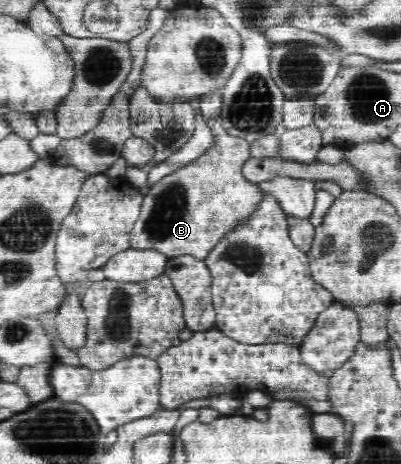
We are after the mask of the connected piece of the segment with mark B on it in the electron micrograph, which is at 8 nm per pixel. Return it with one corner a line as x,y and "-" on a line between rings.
221,109
206,120
206,125
212,136
210,145
207,145
198,157
191,159
191,162
161,178
144,194
139,218
130,233
131,247
141,247
142,250
145,250
145,247
153,247
154,250
159,250
170,258
194,255
198,260
205,261
213,253
215,246
223,242
223,238
247,227
260,205
266,200
263,187
259,183
251,182
251,179
247,179
243,174
245,163
252,157
251,141
229,133
225,129

